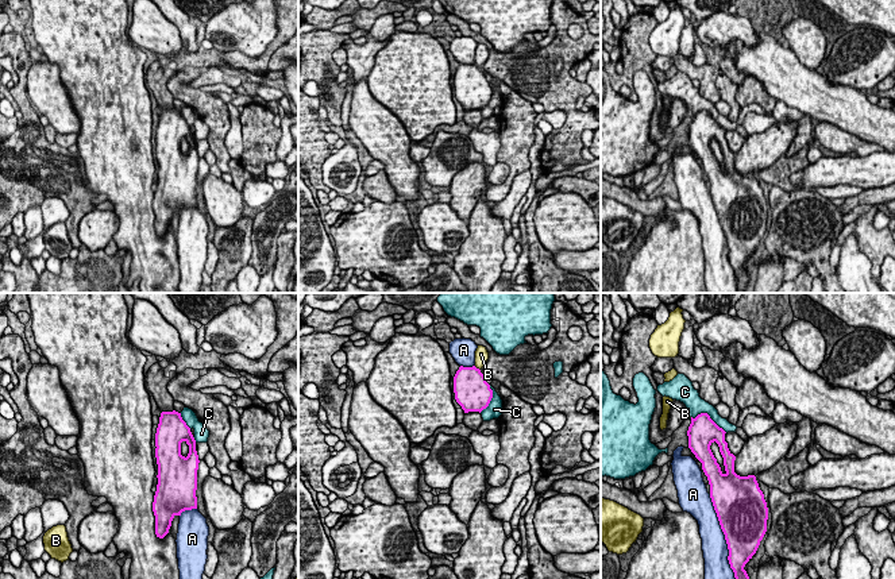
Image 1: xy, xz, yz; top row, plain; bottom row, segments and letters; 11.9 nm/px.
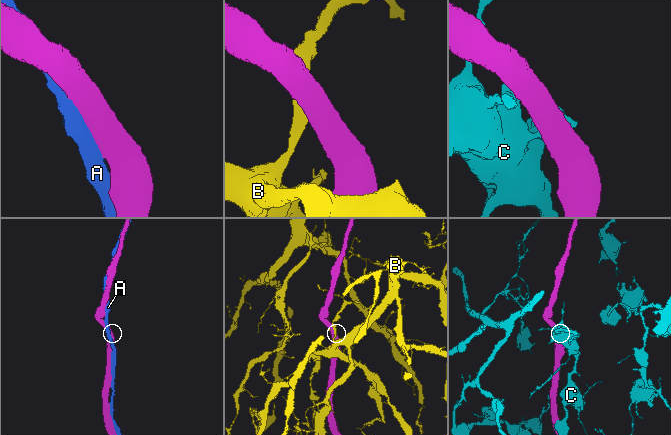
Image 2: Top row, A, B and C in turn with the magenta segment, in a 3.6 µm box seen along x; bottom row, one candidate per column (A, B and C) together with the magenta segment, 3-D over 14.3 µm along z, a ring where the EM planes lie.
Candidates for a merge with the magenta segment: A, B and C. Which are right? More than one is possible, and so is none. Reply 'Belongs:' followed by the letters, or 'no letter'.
Belongs: A

